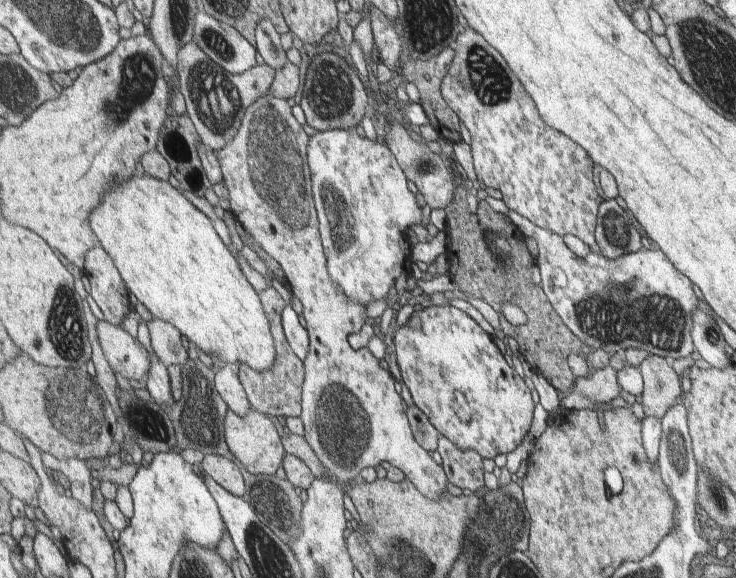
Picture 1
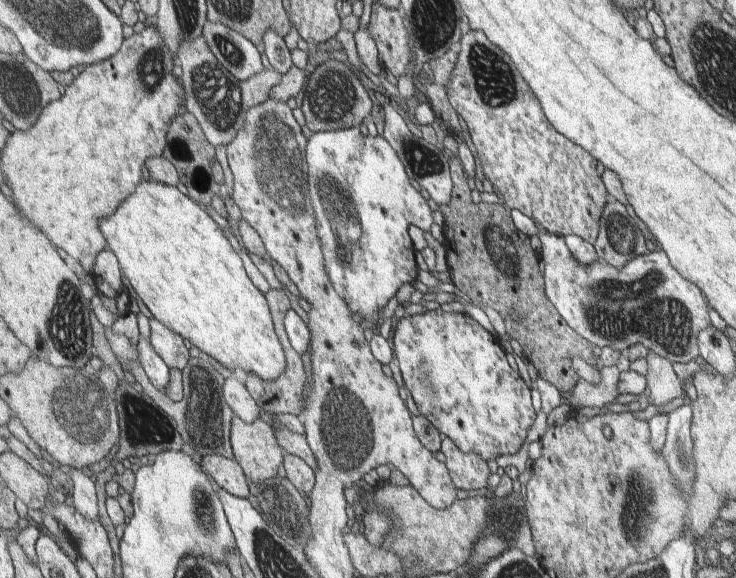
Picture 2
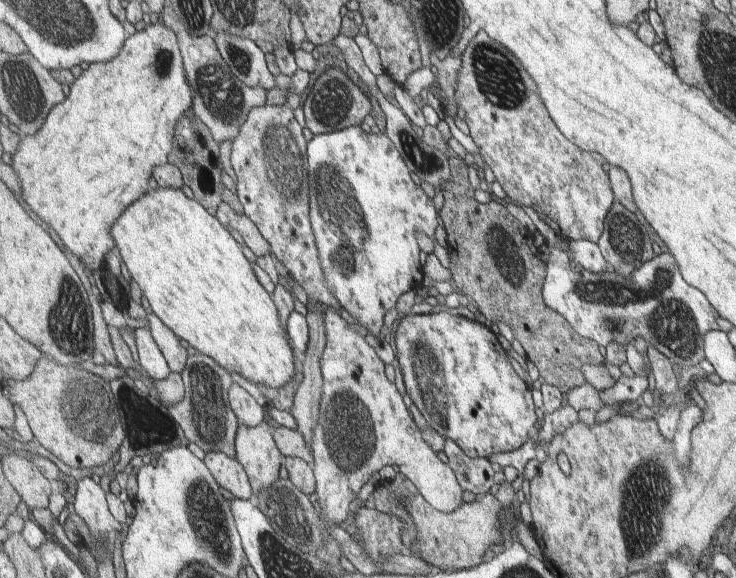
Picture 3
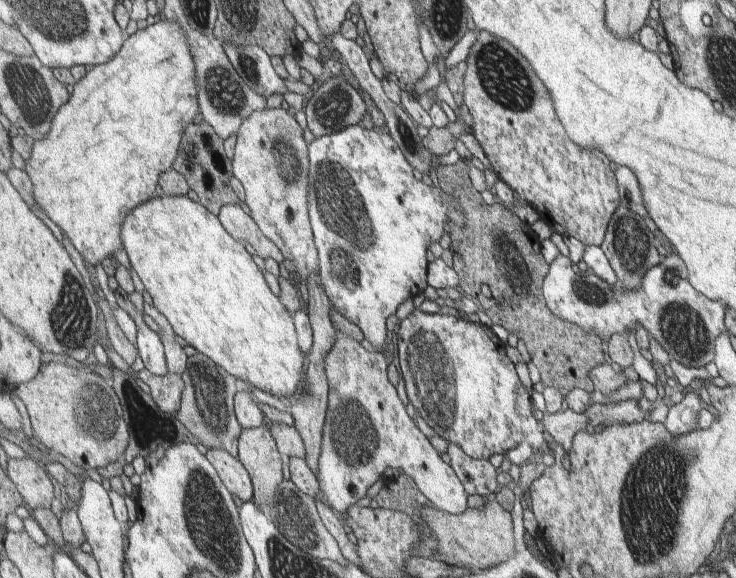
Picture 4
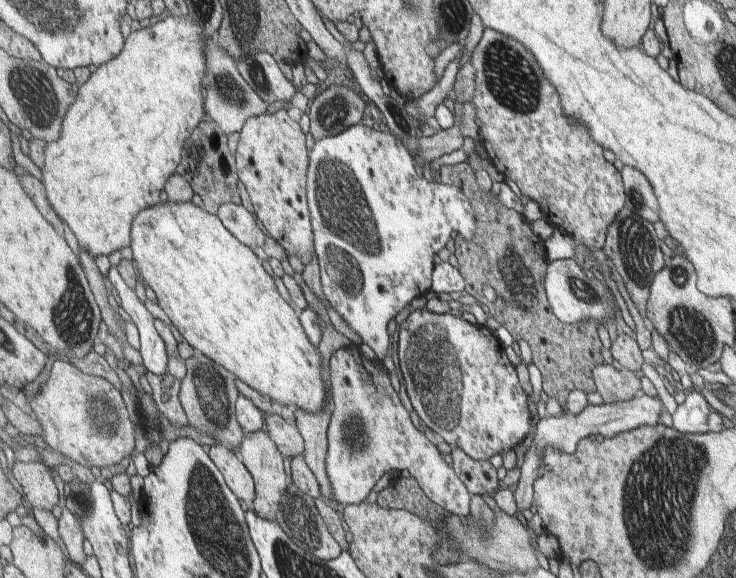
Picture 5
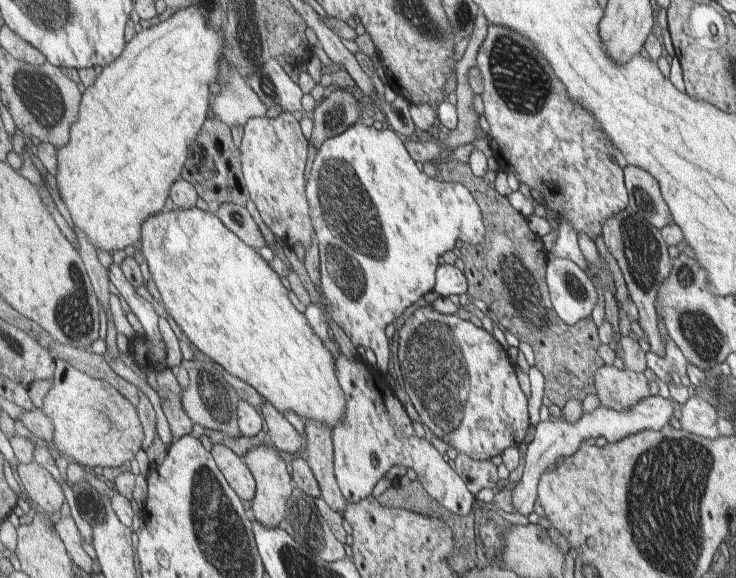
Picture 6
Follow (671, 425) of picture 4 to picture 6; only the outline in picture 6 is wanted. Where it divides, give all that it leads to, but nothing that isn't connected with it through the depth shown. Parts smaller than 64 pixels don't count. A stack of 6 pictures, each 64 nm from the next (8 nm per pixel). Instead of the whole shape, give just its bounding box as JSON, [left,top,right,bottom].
[680,394,719,439]

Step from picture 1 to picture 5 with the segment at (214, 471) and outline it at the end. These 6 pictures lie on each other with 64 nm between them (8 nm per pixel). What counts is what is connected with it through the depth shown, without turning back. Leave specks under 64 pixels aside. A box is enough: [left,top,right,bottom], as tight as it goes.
[209,445,255,502]

